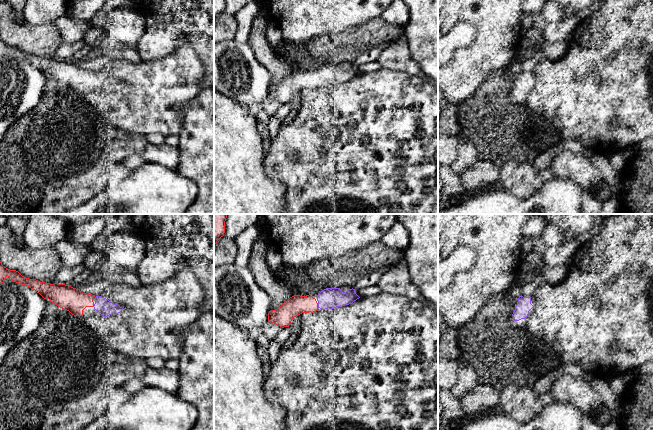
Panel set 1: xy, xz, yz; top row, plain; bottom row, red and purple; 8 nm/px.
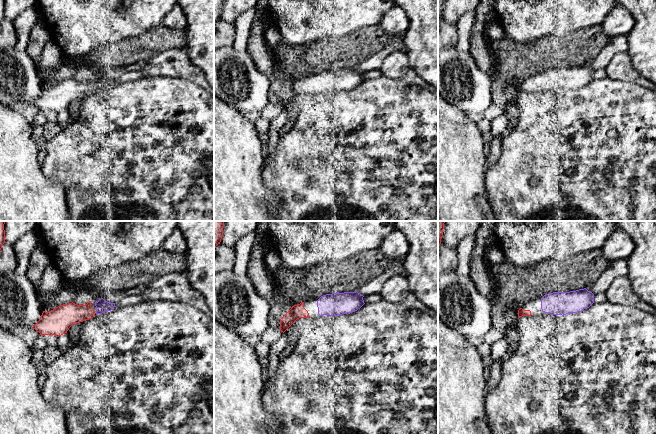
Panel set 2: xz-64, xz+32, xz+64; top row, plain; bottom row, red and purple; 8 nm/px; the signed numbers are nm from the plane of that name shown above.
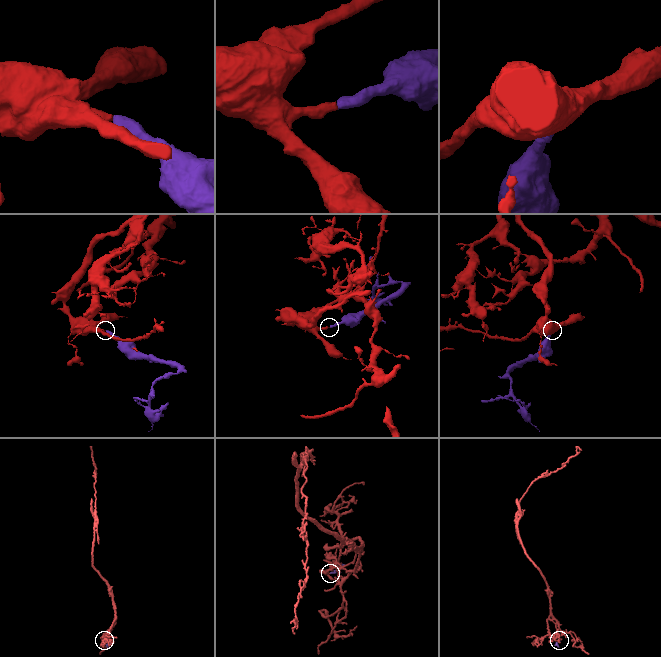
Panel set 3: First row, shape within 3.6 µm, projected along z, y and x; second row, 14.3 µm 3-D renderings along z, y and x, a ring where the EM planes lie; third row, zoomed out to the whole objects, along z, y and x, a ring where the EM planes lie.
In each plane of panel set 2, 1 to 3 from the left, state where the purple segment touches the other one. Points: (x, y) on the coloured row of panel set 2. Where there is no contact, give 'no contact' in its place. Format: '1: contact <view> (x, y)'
1: no contact
2: no contact
3: no contact

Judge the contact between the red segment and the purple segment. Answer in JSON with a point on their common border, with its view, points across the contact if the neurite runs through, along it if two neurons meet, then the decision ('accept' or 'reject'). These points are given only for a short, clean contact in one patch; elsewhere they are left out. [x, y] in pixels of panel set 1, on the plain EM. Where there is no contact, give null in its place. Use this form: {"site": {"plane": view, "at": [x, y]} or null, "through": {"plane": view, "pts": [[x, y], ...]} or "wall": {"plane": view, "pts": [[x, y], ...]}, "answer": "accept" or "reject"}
{"site": {"plane": "xz", "at": [317, 81]}, "answer": "accept"}

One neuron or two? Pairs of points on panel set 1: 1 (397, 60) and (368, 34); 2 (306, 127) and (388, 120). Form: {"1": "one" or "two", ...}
{"1": "two", "2": "one"}

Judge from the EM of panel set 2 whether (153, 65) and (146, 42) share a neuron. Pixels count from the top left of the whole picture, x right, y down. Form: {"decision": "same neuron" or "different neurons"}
{"decision": "different neurons"}

